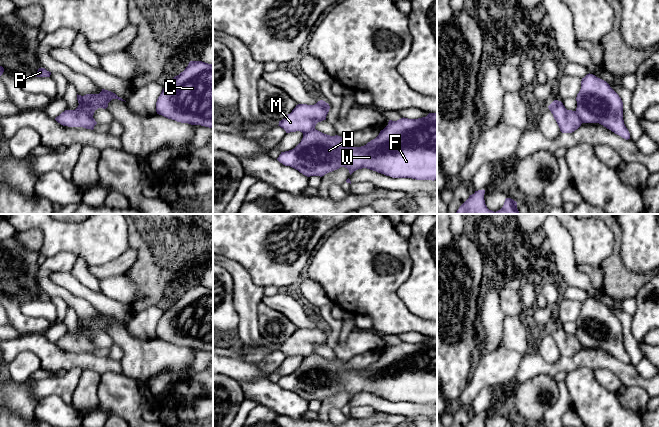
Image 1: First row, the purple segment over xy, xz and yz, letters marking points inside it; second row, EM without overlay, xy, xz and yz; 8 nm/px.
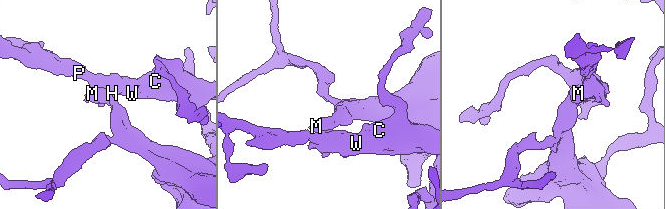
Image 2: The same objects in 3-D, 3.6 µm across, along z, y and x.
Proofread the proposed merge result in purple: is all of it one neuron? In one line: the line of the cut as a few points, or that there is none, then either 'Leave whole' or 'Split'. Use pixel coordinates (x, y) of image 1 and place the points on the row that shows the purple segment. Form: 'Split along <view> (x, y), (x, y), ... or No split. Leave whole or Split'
Split along xy (78, 106), (92, 117). Split

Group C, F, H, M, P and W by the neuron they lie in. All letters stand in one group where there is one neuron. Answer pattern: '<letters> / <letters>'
C F H P W / M

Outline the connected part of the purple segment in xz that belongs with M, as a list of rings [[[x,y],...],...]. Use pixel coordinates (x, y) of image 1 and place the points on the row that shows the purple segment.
[[[323,100],[314,105],[298,104],[279,125],[286,133],[300,131],[306,133],[315,129],[318,122],[326,120],[330,106]]]

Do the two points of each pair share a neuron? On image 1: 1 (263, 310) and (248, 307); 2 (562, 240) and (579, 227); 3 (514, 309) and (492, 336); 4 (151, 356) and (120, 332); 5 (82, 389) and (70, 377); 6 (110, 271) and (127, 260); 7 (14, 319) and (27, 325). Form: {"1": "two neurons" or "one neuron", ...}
{"1": "two neurons", "2": "two neurons", "3": "two neurons", "4": "one neuron", "5": "two neurons", "6": "one neuron", "7": "one neuron"}

